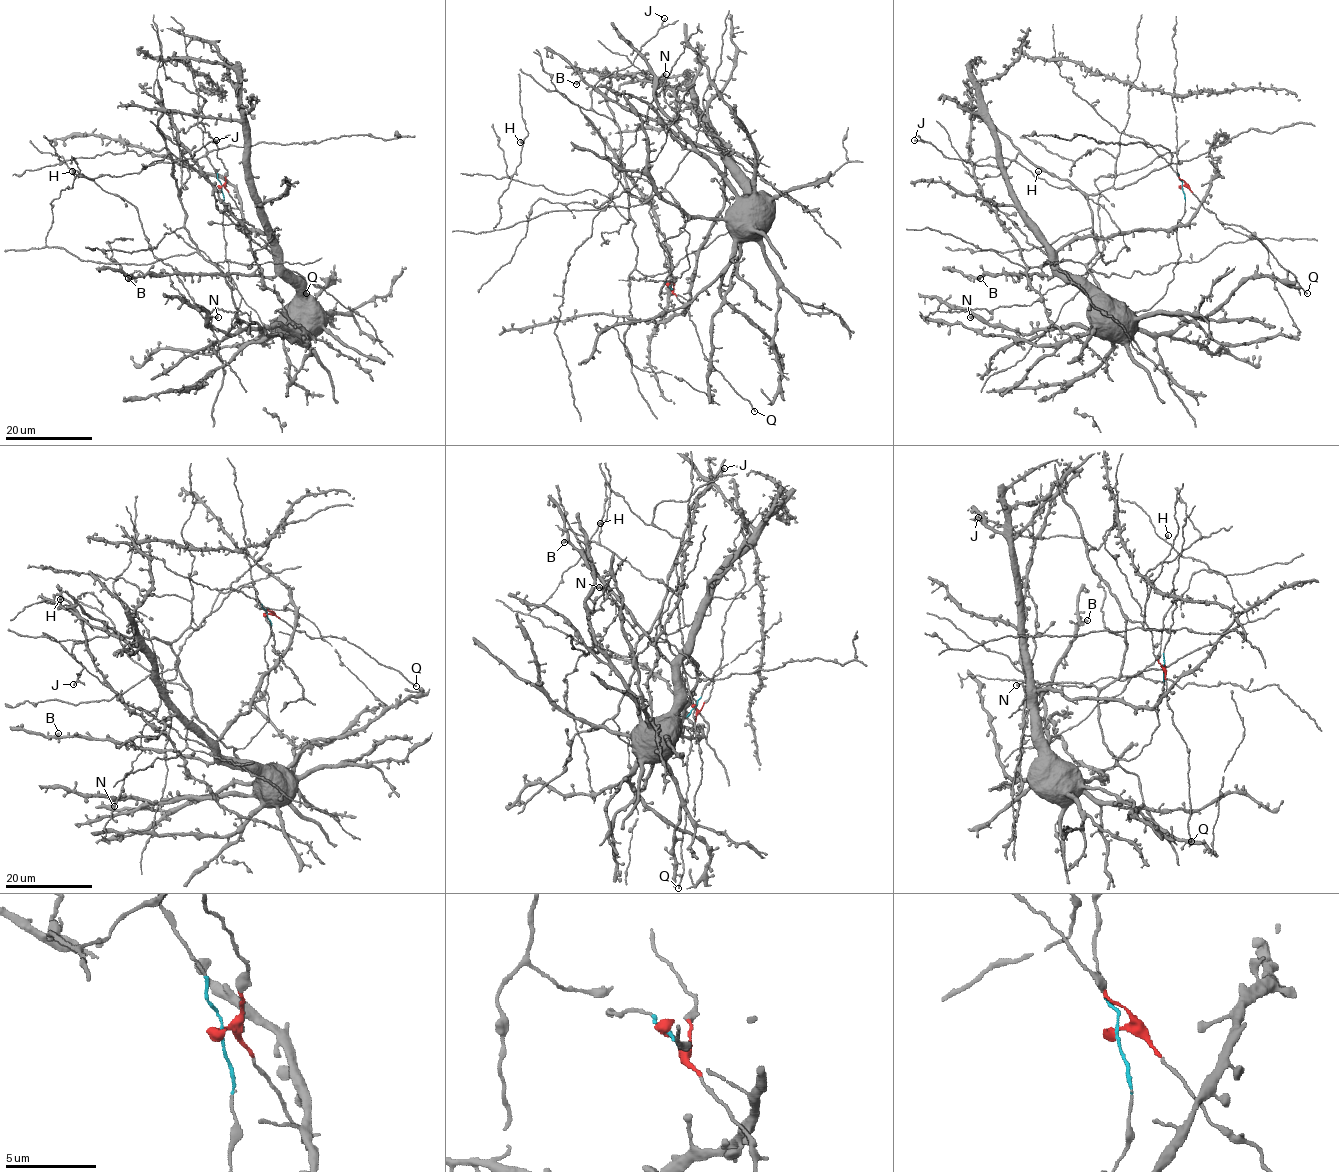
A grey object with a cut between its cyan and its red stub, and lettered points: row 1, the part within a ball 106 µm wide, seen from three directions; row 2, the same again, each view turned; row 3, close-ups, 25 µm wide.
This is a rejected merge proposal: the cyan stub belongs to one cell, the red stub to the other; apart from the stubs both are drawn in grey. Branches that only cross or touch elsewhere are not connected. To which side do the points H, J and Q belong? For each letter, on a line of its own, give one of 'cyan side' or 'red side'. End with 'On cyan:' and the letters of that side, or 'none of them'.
H: cyan side
J: cyan side
Q: red side
On cyan: H, J

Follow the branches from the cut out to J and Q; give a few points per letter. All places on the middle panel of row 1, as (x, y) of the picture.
J: (669, 286), (689, 268), (684, 217), (668, 192), (632, 196), (620, 130), (591, 106), (665, 18)
Q: (669, 285), (694, 324), (704, 358), (755, 411)

